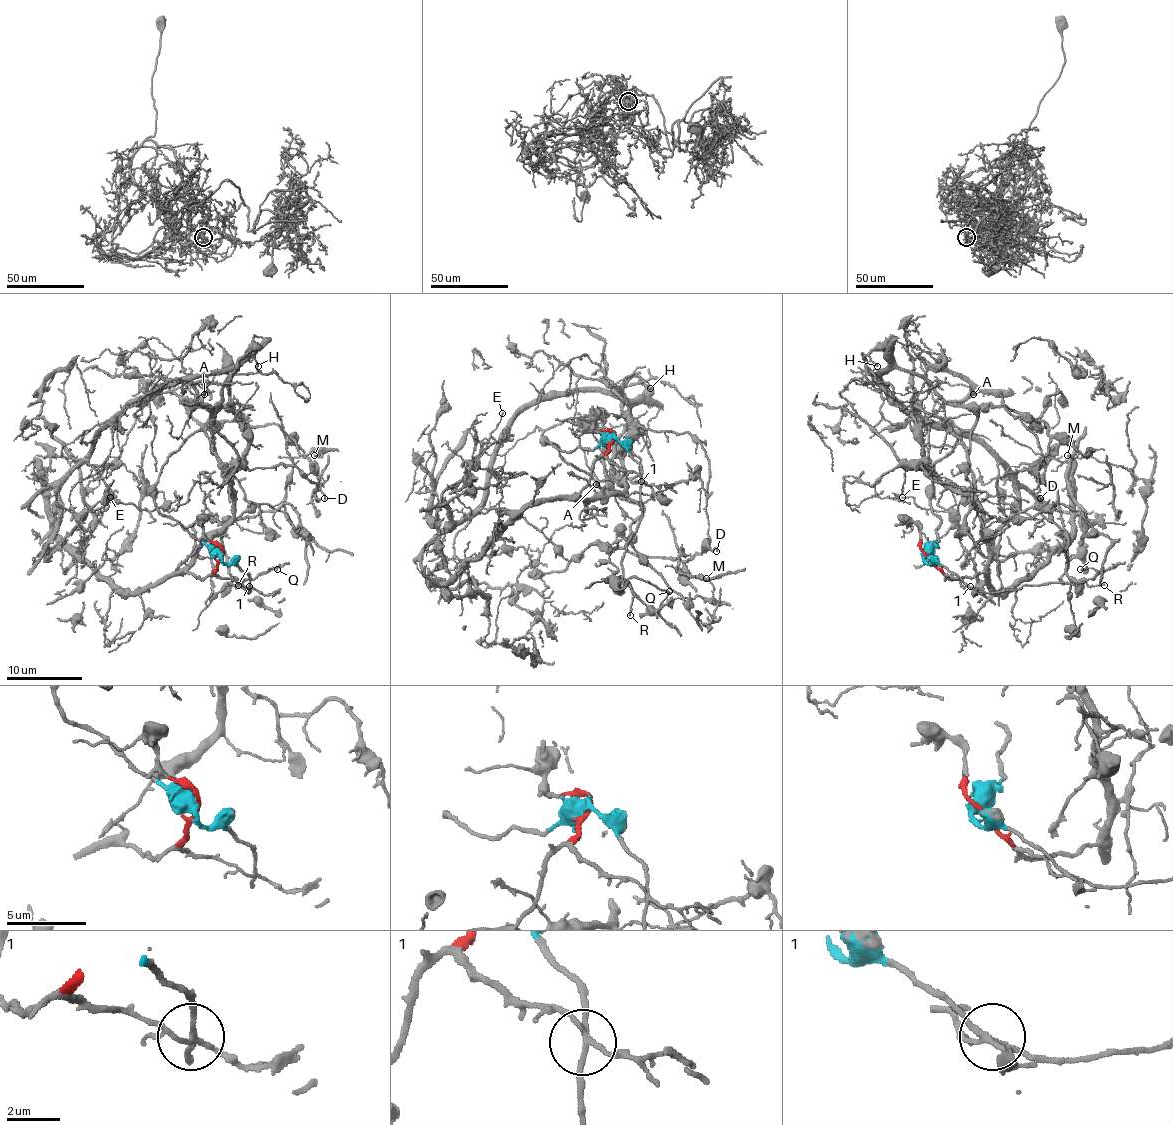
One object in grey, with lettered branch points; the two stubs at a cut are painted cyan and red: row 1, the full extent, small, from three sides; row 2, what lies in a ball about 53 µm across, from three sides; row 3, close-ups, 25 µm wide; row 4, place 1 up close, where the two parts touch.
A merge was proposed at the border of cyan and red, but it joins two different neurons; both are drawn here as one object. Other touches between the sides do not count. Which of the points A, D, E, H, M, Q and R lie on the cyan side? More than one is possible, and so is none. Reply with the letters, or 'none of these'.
D, M, Q, R

